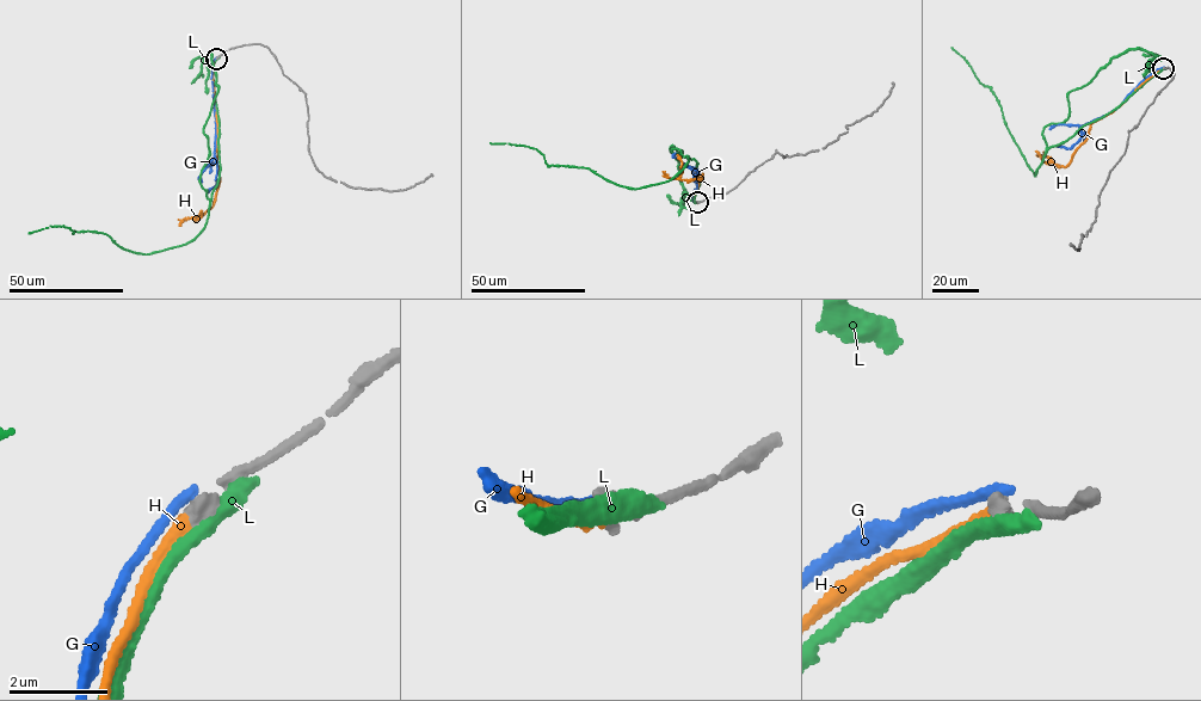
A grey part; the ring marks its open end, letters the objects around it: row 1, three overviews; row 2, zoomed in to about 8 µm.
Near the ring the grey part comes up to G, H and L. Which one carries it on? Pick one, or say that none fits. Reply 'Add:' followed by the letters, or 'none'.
Add: H

